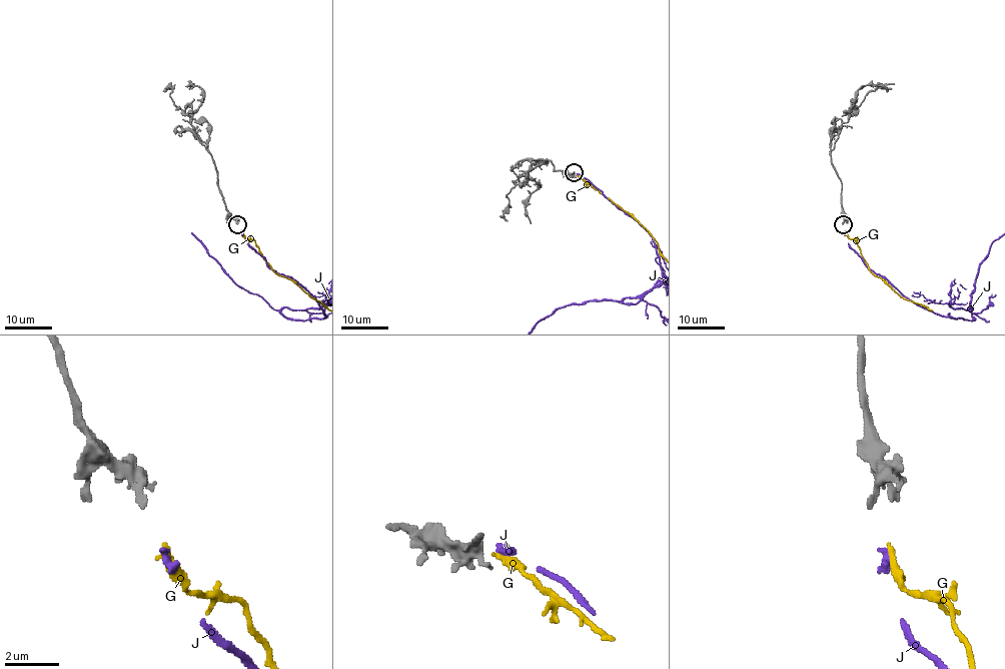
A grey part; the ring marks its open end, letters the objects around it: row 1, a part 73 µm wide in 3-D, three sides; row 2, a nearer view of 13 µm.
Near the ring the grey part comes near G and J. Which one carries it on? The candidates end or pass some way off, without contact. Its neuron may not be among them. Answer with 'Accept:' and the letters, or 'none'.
Accept: J

